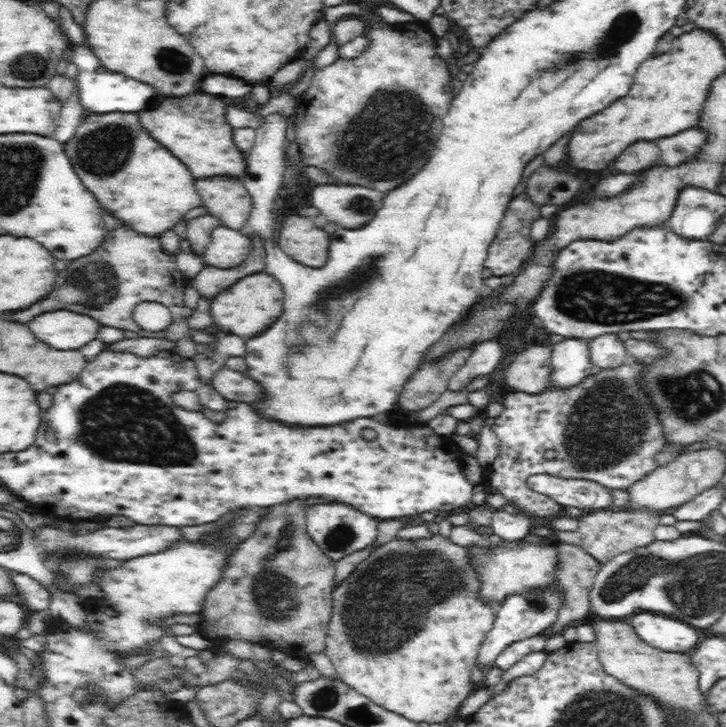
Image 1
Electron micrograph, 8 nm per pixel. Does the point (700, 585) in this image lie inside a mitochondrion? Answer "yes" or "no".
yes

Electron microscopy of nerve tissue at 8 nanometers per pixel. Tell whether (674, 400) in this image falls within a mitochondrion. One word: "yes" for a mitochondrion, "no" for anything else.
yes

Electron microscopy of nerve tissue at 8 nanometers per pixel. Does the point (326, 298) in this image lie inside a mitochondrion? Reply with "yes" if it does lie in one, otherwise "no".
yes

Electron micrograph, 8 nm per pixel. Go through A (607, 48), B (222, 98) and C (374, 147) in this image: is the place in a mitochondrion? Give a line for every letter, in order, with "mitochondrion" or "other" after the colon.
A: mitochondrion
B: other
C: mitochondrion

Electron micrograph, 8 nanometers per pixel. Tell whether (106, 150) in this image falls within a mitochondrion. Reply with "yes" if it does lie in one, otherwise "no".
yes

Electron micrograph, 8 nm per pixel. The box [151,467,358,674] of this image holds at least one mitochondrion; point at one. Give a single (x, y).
(274, 605)

